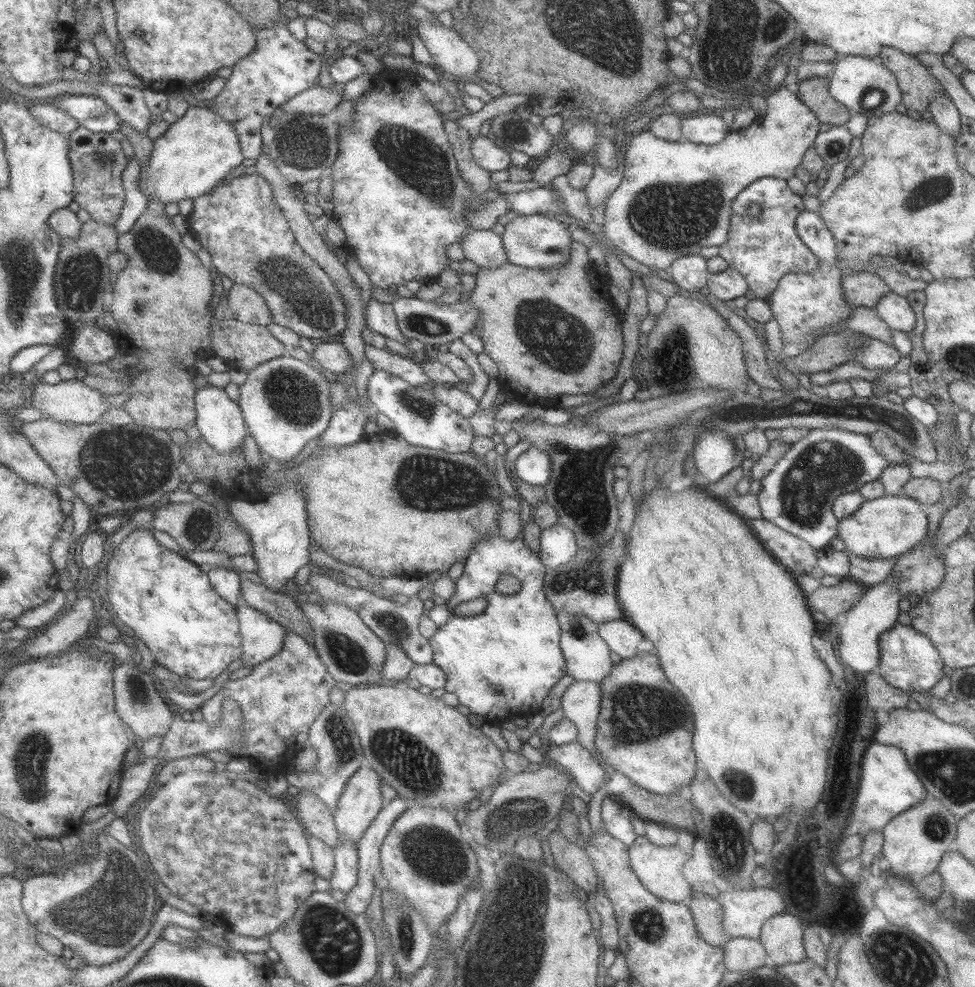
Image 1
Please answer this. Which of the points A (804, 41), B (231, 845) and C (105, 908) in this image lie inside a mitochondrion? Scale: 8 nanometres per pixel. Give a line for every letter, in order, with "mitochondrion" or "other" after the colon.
A: other
B: mitochondrion
C: mitochondrion

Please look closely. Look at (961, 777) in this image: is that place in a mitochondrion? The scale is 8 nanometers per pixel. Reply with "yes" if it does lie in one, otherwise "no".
yes

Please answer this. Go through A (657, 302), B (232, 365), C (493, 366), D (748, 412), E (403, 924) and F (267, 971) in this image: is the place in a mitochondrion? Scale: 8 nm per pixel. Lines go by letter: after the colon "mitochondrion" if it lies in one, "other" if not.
A: other
B: other
C: other
D: other
E: mitochondrion
F: other

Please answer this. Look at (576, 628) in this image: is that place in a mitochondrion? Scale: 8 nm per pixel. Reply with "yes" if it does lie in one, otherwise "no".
yes

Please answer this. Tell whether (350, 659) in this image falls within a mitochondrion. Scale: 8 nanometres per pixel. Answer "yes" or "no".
yes

